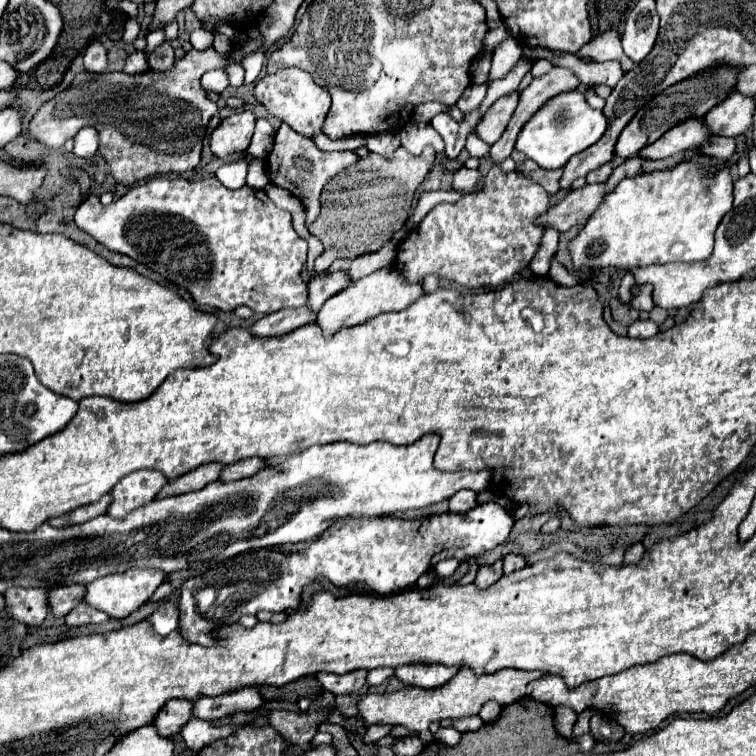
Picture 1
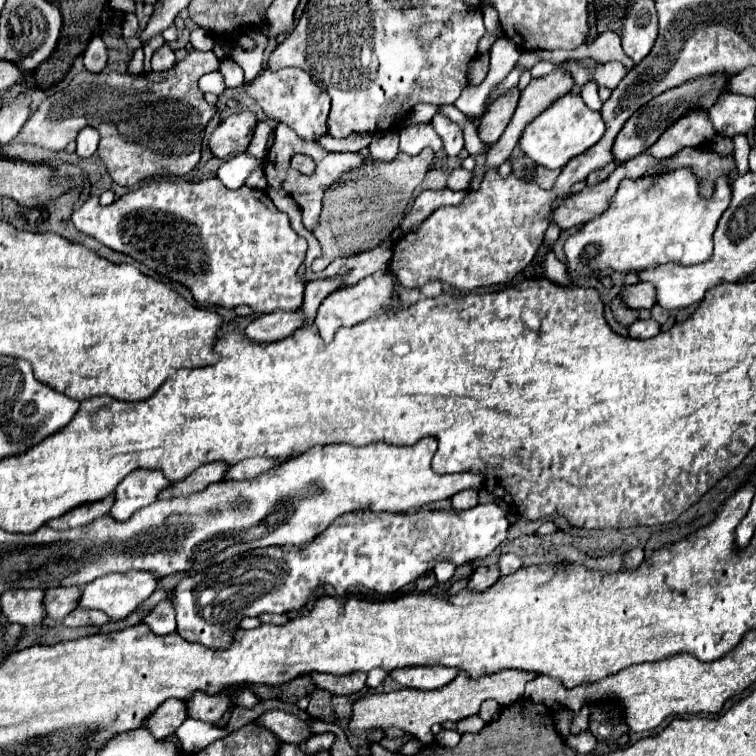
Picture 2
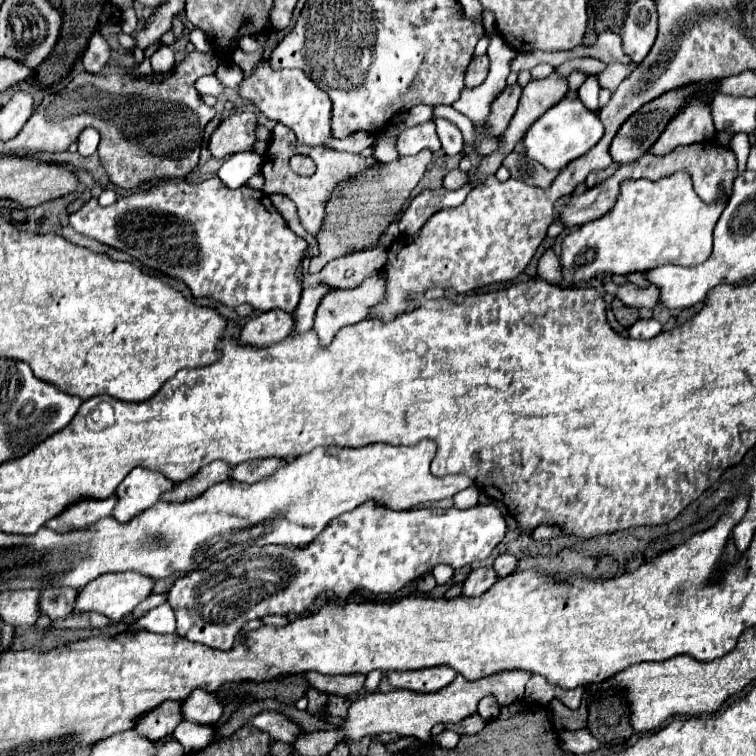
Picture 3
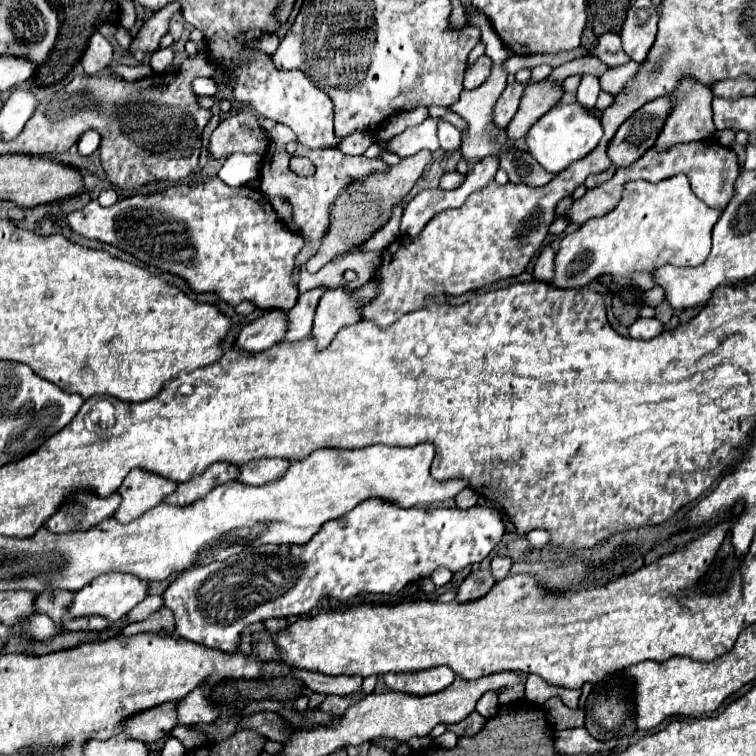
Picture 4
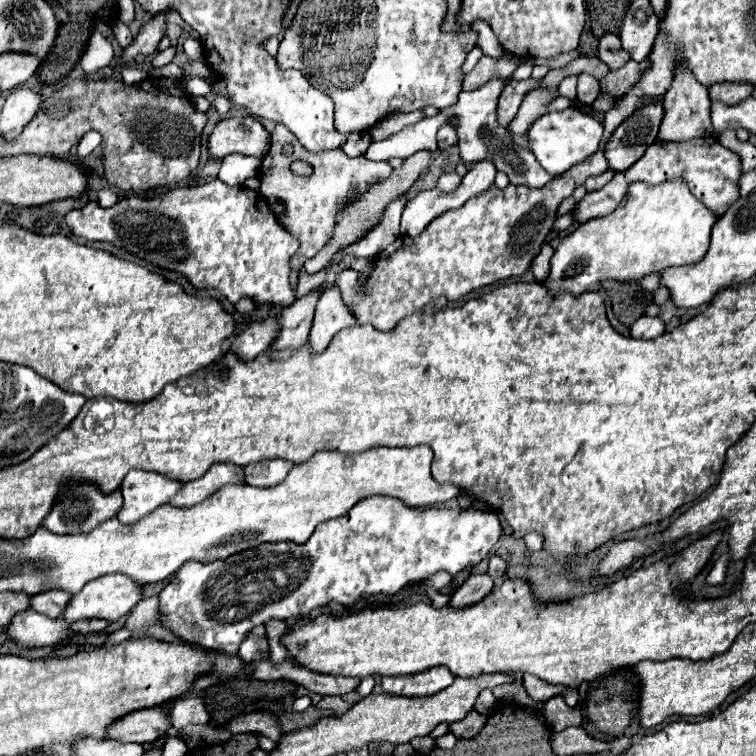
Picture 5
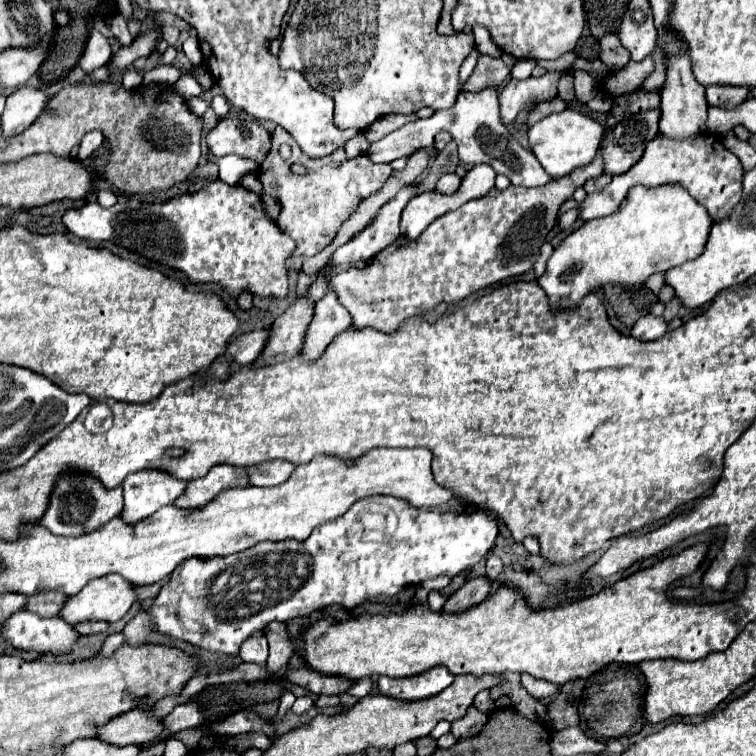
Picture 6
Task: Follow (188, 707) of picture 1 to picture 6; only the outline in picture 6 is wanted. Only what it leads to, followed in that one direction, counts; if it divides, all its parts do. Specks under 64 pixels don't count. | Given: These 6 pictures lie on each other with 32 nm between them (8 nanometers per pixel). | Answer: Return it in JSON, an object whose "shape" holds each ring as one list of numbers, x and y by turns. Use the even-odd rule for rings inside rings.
{"shape":[[130,710,112,718,98,732,98,738,110,744,150,744,164,732,164,720,144,710]]}

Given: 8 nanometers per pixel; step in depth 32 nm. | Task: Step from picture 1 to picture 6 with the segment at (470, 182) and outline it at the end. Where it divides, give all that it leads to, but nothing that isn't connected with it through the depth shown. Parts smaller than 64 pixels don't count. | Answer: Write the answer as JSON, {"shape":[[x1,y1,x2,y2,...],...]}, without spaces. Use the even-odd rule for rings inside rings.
{"shape":[[444,174,444,176,438,180,436,190,442,192,442,194,452,194,452,192,458,190,458,186,460,186,460,178,458,178,456,174]]}

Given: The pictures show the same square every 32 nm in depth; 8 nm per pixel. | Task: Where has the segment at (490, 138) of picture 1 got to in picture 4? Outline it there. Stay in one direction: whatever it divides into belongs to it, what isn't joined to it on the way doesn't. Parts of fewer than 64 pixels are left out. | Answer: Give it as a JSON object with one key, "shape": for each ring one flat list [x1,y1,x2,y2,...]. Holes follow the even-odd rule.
{"shape":[[514,82,514,84,508,84,506,90,500,94,496,108,494,108,494,124,498,128,506,128,510,124,512,116,518,110,518,102,522,98,522,92,524,92,524,84]]}

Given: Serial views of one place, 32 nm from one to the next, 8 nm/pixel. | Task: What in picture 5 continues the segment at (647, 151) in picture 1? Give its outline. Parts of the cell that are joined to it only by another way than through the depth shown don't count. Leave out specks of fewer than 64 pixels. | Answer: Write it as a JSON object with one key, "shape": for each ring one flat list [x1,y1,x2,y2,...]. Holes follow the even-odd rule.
{"shape":[[680,66,676,70,672,88,664,94,664,102,666,102,666,114,658,132,658,142,666,144,666,142,684,142,684,140,692,140,692,138,707,137,713,132,710,121,711,101,709,99,708,88,694,76,686,66]]}

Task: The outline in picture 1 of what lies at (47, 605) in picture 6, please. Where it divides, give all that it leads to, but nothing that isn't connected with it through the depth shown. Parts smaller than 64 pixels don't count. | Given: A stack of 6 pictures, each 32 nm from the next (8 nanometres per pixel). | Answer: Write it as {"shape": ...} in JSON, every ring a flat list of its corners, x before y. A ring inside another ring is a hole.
{"shape":[[72,584,72,586,58,586,50,590,48,600,50,600,50,612,58,618,66,616,72,608,76,608,84,600,84,588,82,584]]}

